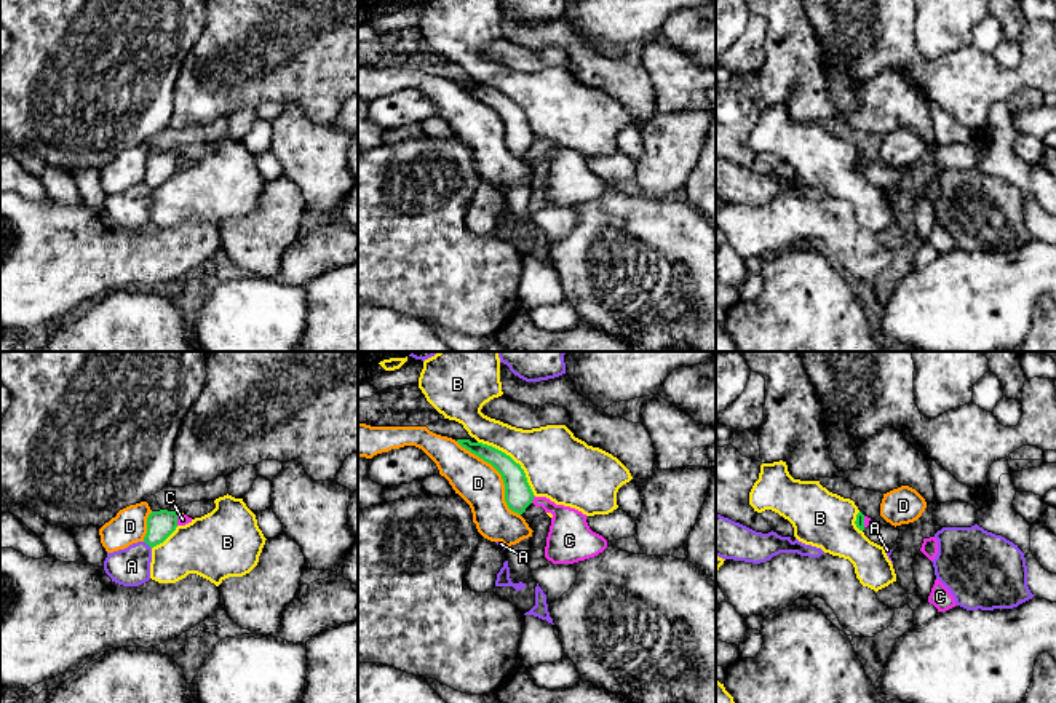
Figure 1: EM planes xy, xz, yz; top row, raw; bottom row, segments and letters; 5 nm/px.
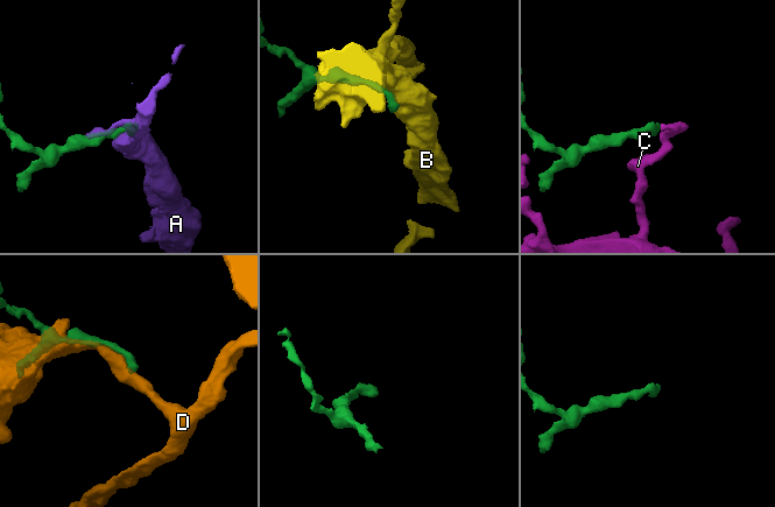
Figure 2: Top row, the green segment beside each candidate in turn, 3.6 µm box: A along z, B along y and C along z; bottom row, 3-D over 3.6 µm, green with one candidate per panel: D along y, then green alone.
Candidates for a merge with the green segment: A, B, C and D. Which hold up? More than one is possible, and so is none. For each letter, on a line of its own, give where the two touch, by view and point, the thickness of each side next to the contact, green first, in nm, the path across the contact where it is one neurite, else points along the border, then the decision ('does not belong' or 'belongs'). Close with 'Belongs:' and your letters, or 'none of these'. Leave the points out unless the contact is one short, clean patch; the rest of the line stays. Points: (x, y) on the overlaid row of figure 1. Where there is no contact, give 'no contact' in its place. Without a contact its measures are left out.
A: xy (147, 544) | 140/190 nm | along xy (144, 540), (150, 548) | does not belong
B: xz (513, 460) | 140/340 nm | along xz (478, 441), (508, 454), (523, 470), (535, 496) | does not belong
C: xz (532, 499) | 140/200 nm | along xz (534, 496), (531, 502) | does not belong
D: xz (500, 473) | 140/220 nm | does not belong
Belongs: none of these

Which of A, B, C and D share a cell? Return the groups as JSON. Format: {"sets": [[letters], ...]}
{"sets": [["A", "D"], ["B"], ["C"]]}

